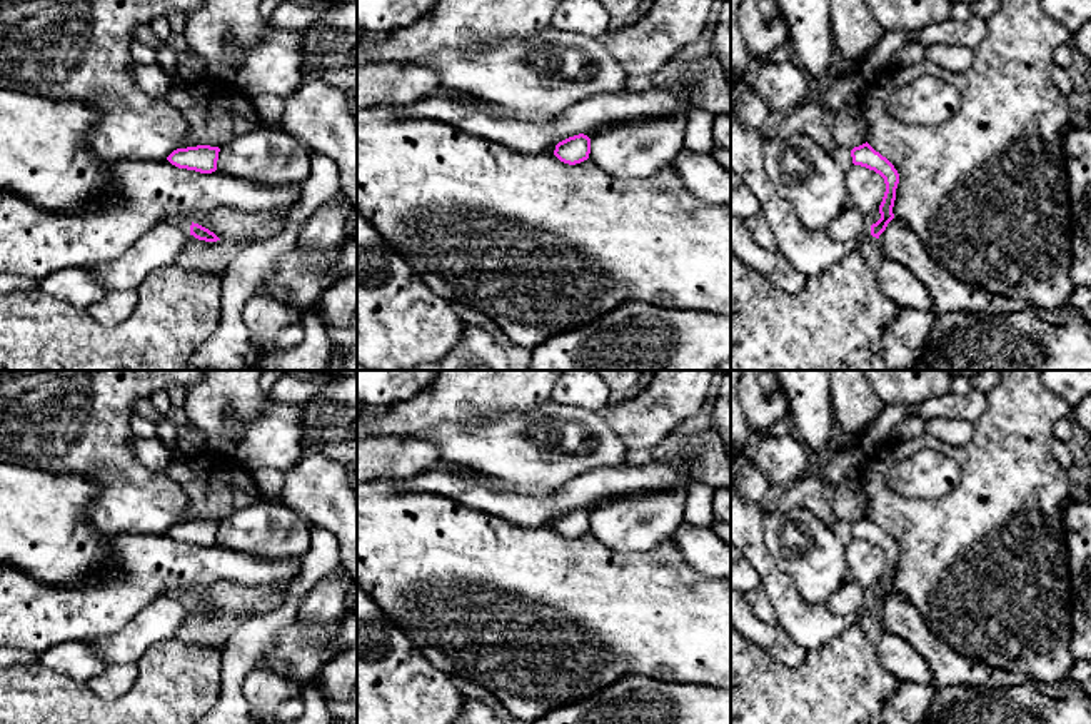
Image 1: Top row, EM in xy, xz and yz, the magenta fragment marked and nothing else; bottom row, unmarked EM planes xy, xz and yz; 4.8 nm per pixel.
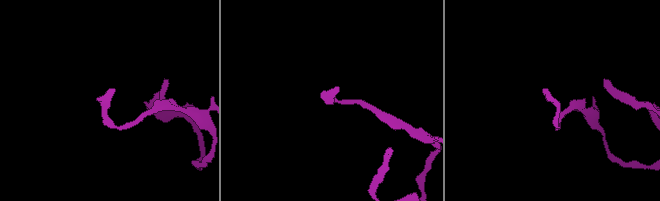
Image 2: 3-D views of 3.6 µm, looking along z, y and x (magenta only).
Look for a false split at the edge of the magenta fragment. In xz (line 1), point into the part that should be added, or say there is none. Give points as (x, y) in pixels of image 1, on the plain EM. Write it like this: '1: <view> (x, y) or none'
1: none

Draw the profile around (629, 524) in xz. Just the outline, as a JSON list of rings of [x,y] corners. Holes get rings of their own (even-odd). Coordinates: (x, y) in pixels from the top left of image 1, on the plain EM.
[[[682,490],[612,499],[591,512],[589,534],[616,552],[644,552],[671,539],[684,522]]]

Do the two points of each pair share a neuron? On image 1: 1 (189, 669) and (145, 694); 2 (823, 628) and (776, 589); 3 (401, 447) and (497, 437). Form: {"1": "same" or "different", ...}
{"1": "same", "2": "same", "3": "different"}

